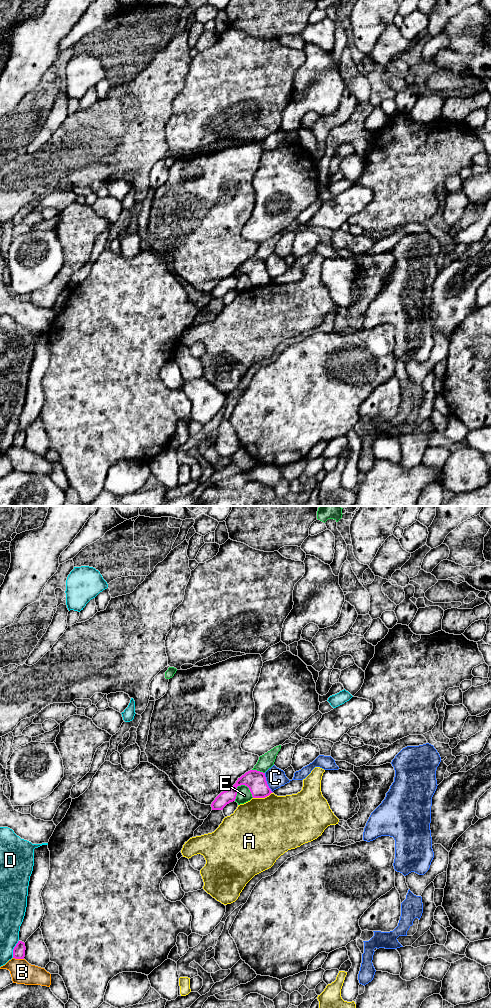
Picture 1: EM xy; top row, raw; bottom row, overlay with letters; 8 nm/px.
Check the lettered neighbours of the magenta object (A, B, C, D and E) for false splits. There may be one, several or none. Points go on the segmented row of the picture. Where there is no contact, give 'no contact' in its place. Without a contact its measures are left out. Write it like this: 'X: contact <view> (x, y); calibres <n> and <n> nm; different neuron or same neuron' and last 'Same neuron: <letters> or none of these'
A: contact xy (262, 797); calibres 160 and 500 nm; different neuron
B: contact xy (18, 958); calibres 100 and 180 nm; different neuron
C: contact xy (266, 783); calibres 160 and 160 nm; different neuron
D: contact xy (13, 949); calibres 100 and 190 nm; different neuron
E: contact xy (247, 786); calibres 160 and 120 nm; different neuron
Same neuron: none of these

